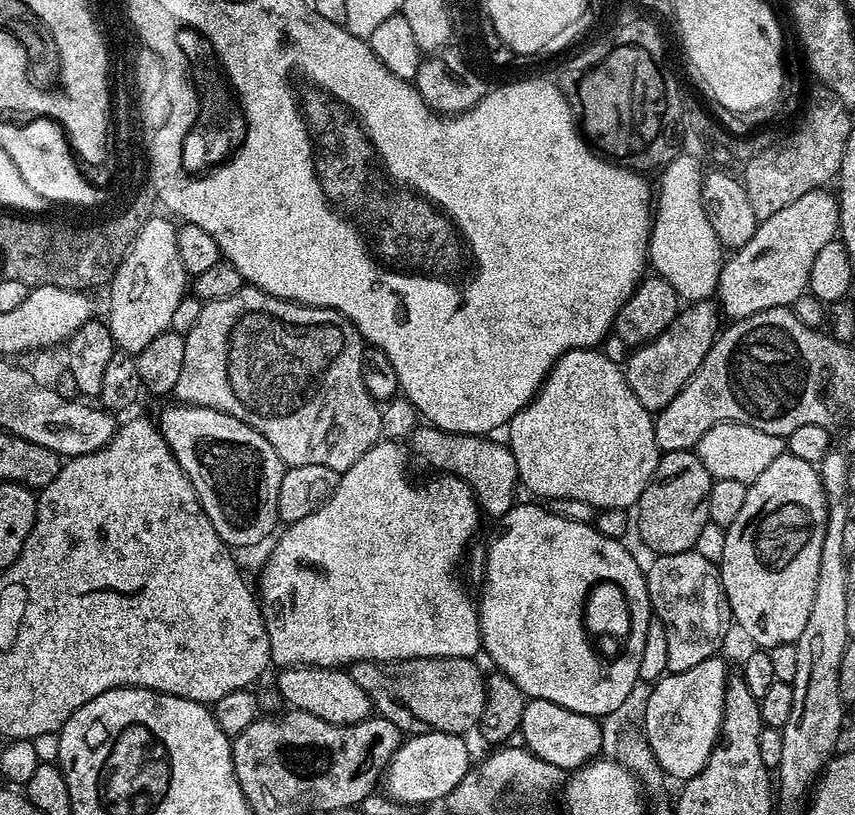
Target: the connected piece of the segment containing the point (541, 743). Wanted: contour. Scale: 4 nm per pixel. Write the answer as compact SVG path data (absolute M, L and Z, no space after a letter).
M529 699L522 710L522 722L518 733L523 747L532 752L542 762L558 766L565 770L575 770L601 755L600 747L604 744L604 732L600 729L601 721L595 716L578 714L558 706L554 702Z

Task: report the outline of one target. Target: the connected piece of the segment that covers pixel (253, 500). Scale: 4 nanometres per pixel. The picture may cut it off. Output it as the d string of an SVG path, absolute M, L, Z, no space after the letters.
M172 402L161 414L158 427L178 466L190 478L206 518L210 518L214 530L229 548L252 548L255 544L262 543L272 531L277 531L276 524L280 520L278 486L282 486L286 465L278 458L274 446L270 446L270 442L266 442L266 438L258 434L258 430L225 412L179 402Z

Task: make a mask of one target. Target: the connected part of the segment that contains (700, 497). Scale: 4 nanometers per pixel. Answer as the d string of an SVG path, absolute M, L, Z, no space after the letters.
M695 451L665 452L661 455L646 490L642 490L640 501L634 506L634 523L640 531L641 540L657 556L682 554L695 549L702 526L710 522L708 499L712 482L710 470L702 466L702 460Z

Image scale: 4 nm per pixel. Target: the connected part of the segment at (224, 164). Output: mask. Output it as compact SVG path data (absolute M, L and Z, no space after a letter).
M200 54L191 57L192 82L196 85L200 96L200 111L203 119L208 119L208 132L212 137L208 140L208 153L204 156L205 168L200 169L200 180L212 180L214 170L224 172L224 168L232 168L240 156L244 156L244 148L248 148L248 136L252 136L252 120L248 120L248 104L244 104L244 95L236 80L232 80L232 72L228 72L228 64L215 54Z

